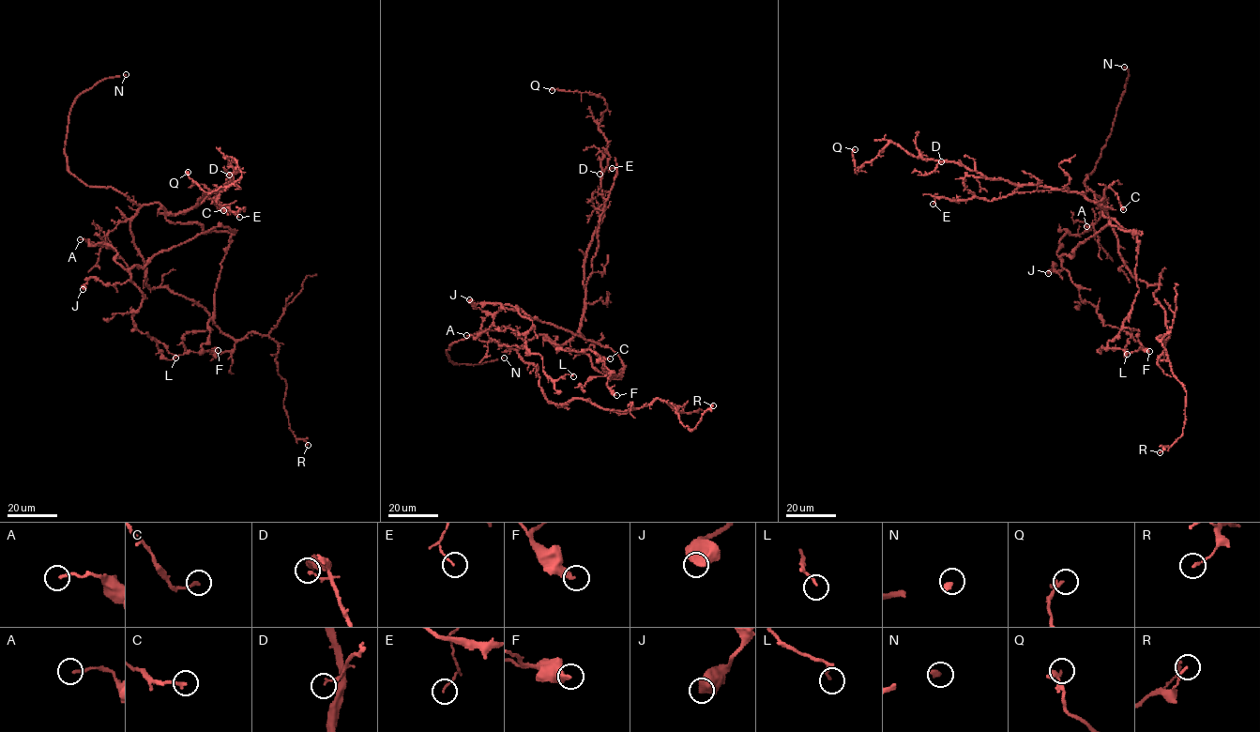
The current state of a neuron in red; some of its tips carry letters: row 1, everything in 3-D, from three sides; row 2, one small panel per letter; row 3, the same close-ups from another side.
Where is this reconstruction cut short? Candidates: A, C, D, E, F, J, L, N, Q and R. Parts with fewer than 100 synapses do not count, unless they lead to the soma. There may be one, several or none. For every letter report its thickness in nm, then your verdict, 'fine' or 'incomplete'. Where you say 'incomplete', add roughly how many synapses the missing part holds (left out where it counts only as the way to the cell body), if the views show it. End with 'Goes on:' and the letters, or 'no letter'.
A: 150 nm thick; fine
C: 190 nm thick; fine
D: 110 nm thick; fine
E: 100 nm thick; fine
F: 280 nm thick; fine
J: 750 nm thick; fine
L: 130 nm thick; fine
N: 260 nm thick; incomplete
Q: 150 nm thick; fine
R: 120 nm thick; fine
Goes on: N

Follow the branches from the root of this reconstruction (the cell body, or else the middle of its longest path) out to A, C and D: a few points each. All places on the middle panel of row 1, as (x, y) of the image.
A: (539, 335), (584, 352), (599, 371), (621, 377), (624, 364), (610, 348), (508, 304), (488, 329), (466, 335)
C: (539, 335), (544, 334), (554, 346), (560, 346), (580, 333), (586, 340), (594, 342), (596, 354), (610, 358)
D: (539, 335), (560, 346), (580, 326), (584, 258), (604, 208), (599, 174)

